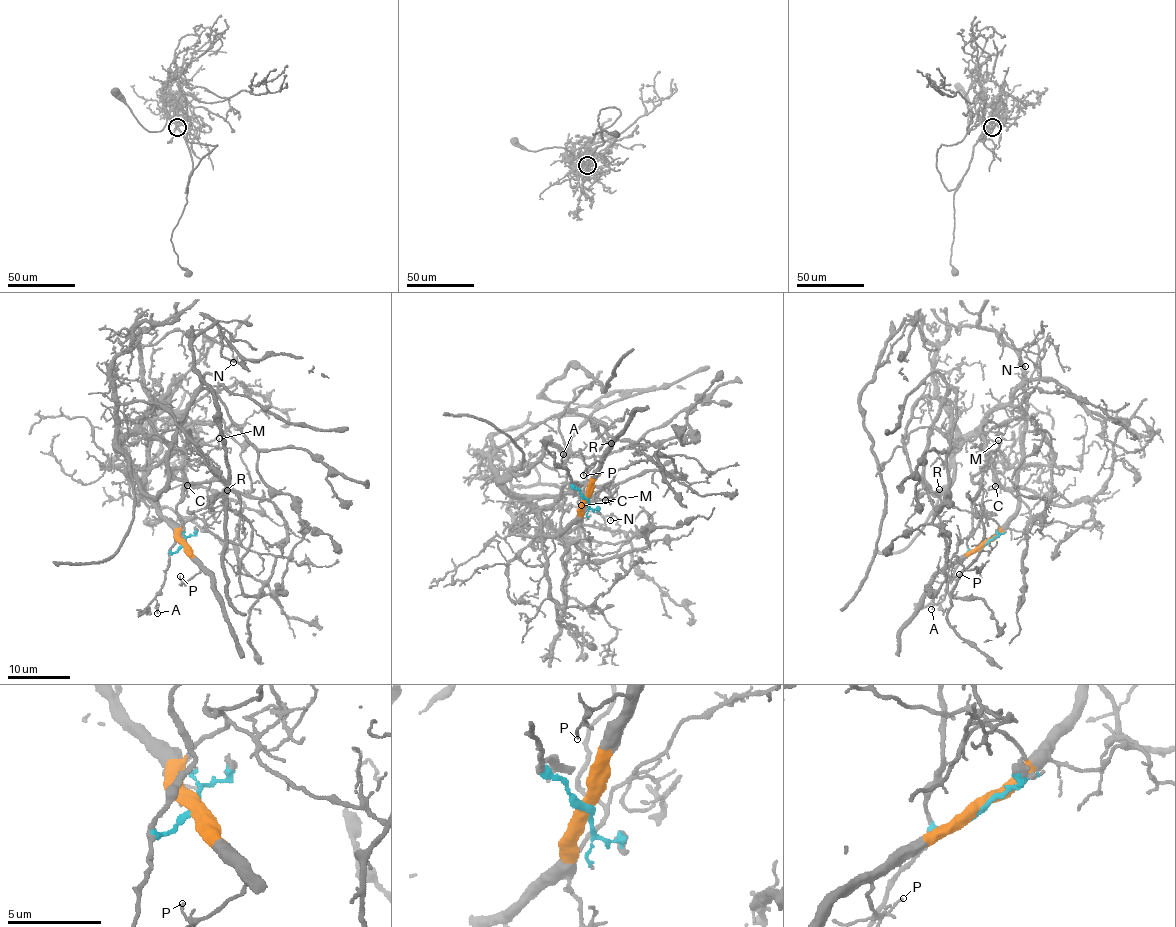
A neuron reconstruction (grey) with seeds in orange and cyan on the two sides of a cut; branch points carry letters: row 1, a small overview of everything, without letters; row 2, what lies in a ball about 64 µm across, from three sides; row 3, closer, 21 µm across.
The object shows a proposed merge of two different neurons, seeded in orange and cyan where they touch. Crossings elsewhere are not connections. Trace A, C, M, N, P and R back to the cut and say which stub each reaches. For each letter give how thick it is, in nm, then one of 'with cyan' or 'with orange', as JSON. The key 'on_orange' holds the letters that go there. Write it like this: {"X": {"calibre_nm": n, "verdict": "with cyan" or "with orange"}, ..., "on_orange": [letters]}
{"A": {"calibre_nm": 80, "verdict": "with cyan"}, "C": {"calibre_nm": 140, "verdict": "with cyan"}, "M": {"calibre_nm": 110, "verdict": "with cyan"}, "N": {"calibre_nm": 120, "verdict": "with orange"}, "P": {"calibre_nm": 100, "verdict": "with orange"}, "R": {"calibre_nm": 150, "verdict": "with orange"}, "on_orange": ["N", "P", "R"]}

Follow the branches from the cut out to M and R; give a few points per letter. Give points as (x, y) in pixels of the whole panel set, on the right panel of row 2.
M: (984, 543), (975, 550), (967, 538), (982, 468), (986, 459), (996, 456), (998, 440)
R: (984, 543), (999, 527), (982, 510), (962, 511), (946, 505), (935, 493), (939, 489)

